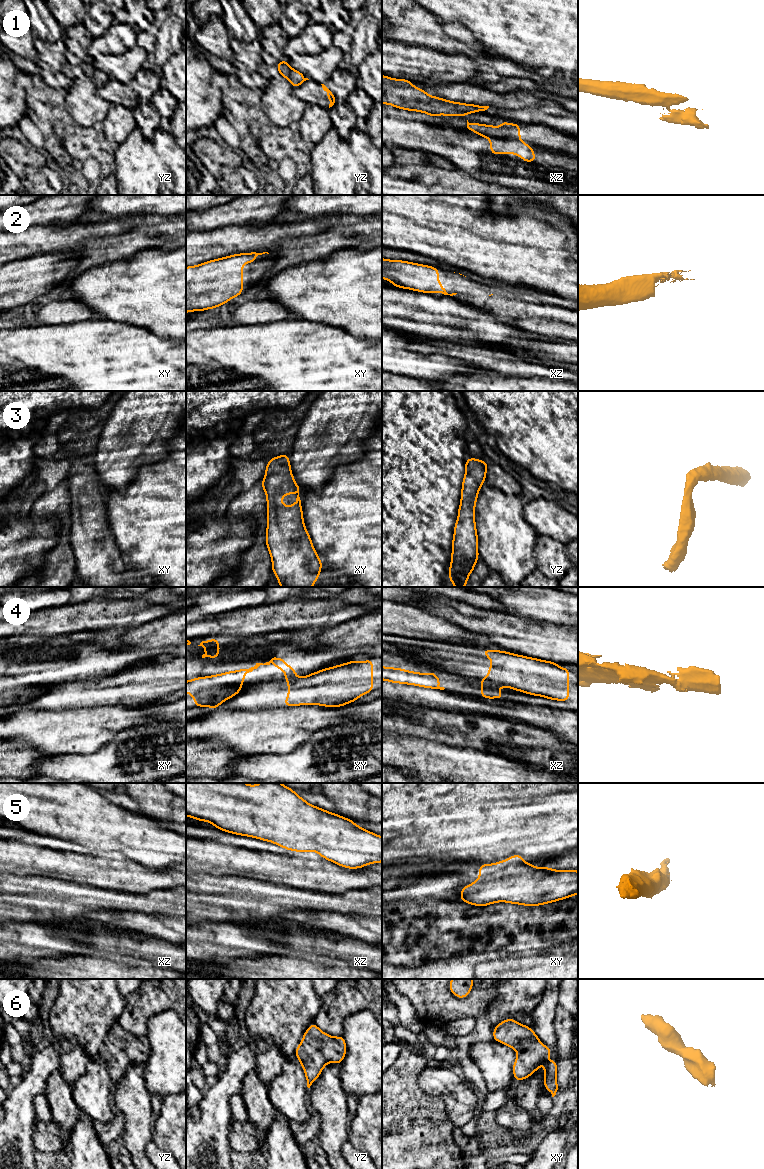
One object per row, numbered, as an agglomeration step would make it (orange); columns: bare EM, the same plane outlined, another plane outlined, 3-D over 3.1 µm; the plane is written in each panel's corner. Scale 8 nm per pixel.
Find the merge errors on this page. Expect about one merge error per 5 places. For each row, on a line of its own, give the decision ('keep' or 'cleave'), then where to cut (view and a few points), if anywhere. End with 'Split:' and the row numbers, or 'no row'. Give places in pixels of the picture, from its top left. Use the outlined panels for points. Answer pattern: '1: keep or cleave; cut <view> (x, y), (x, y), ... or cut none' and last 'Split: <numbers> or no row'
1: cleave; cut yz (306, 78), (304, 80)
2: keep; cut none
3: keep; cut none
4: cleave; cut xz (481, 680), (489, 680), (497, 686)
5: keep; cut none
6: keep; cut none
Split: 1, 4

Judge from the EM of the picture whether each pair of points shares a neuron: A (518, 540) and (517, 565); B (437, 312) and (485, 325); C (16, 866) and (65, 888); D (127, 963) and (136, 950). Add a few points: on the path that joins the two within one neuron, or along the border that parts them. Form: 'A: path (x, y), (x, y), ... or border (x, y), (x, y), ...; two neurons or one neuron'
A: path (517, 546), (517, 559); one neuron
B: path (449, 312), (463, 314), (473, 319); one neuron
C: border (21, 875), (39, 875), (43, 877); two neurons
D: border (109, 951), (147, 960); two neurons

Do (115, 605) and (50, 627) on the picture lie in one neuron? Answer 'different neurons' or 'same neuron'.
same neuron

